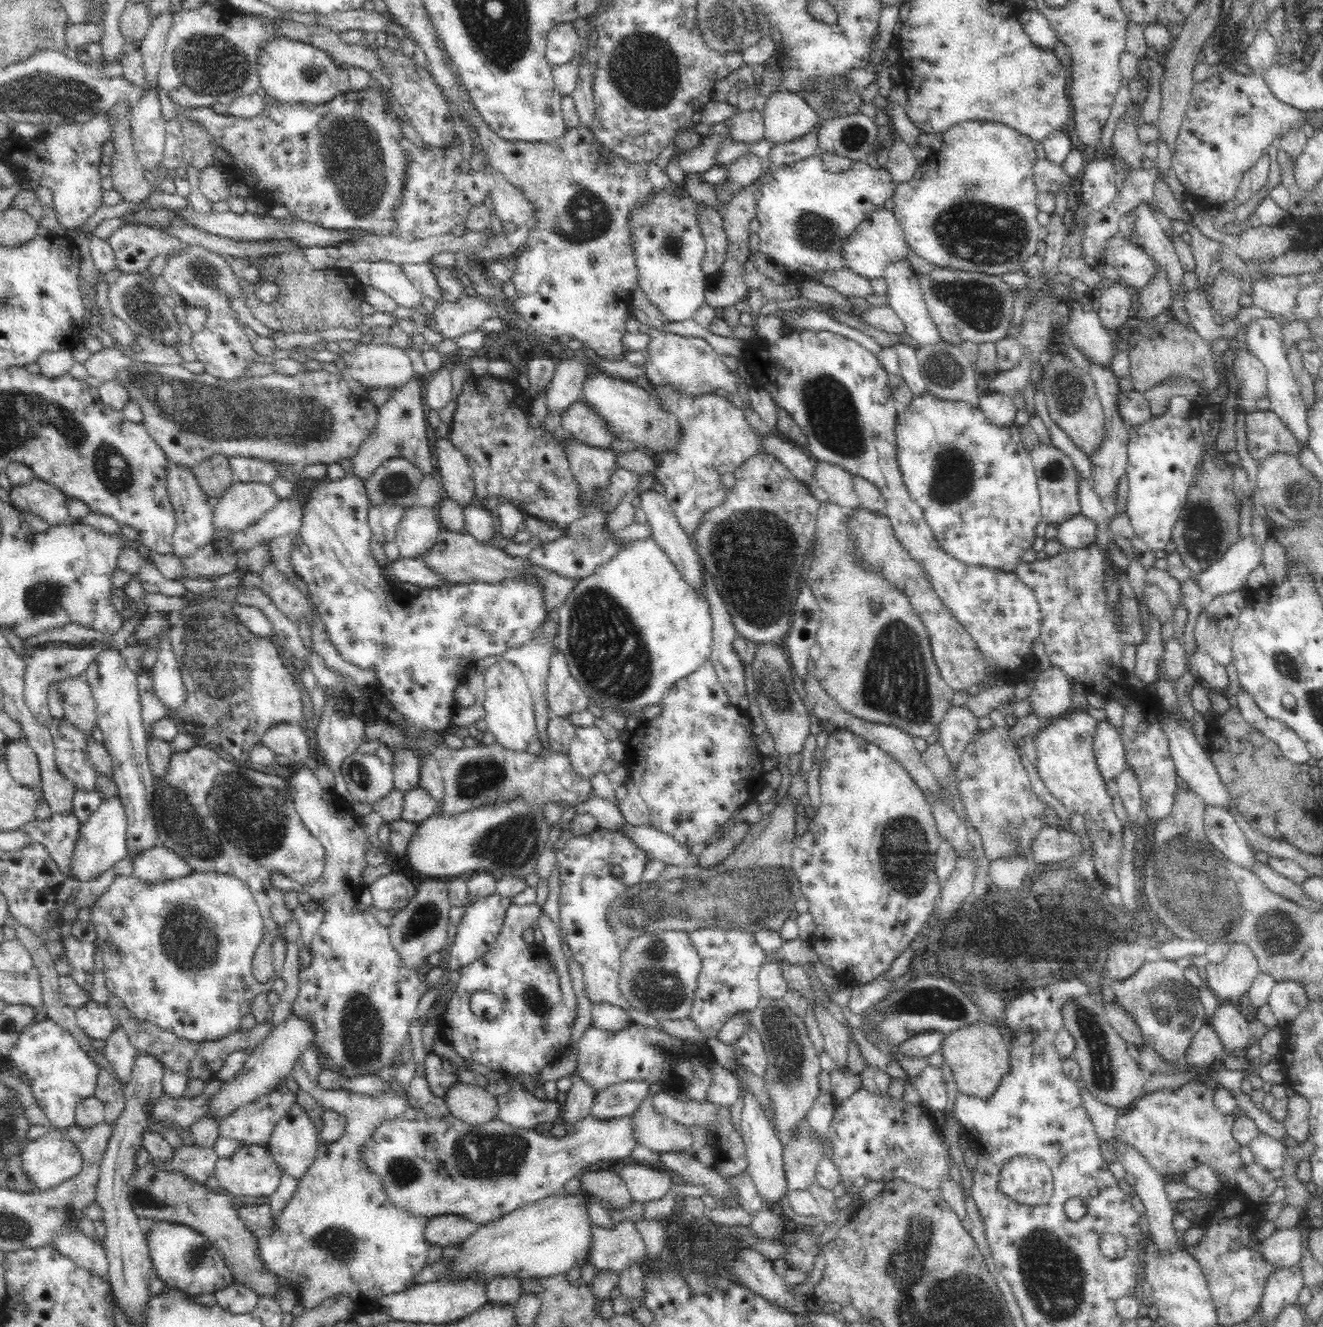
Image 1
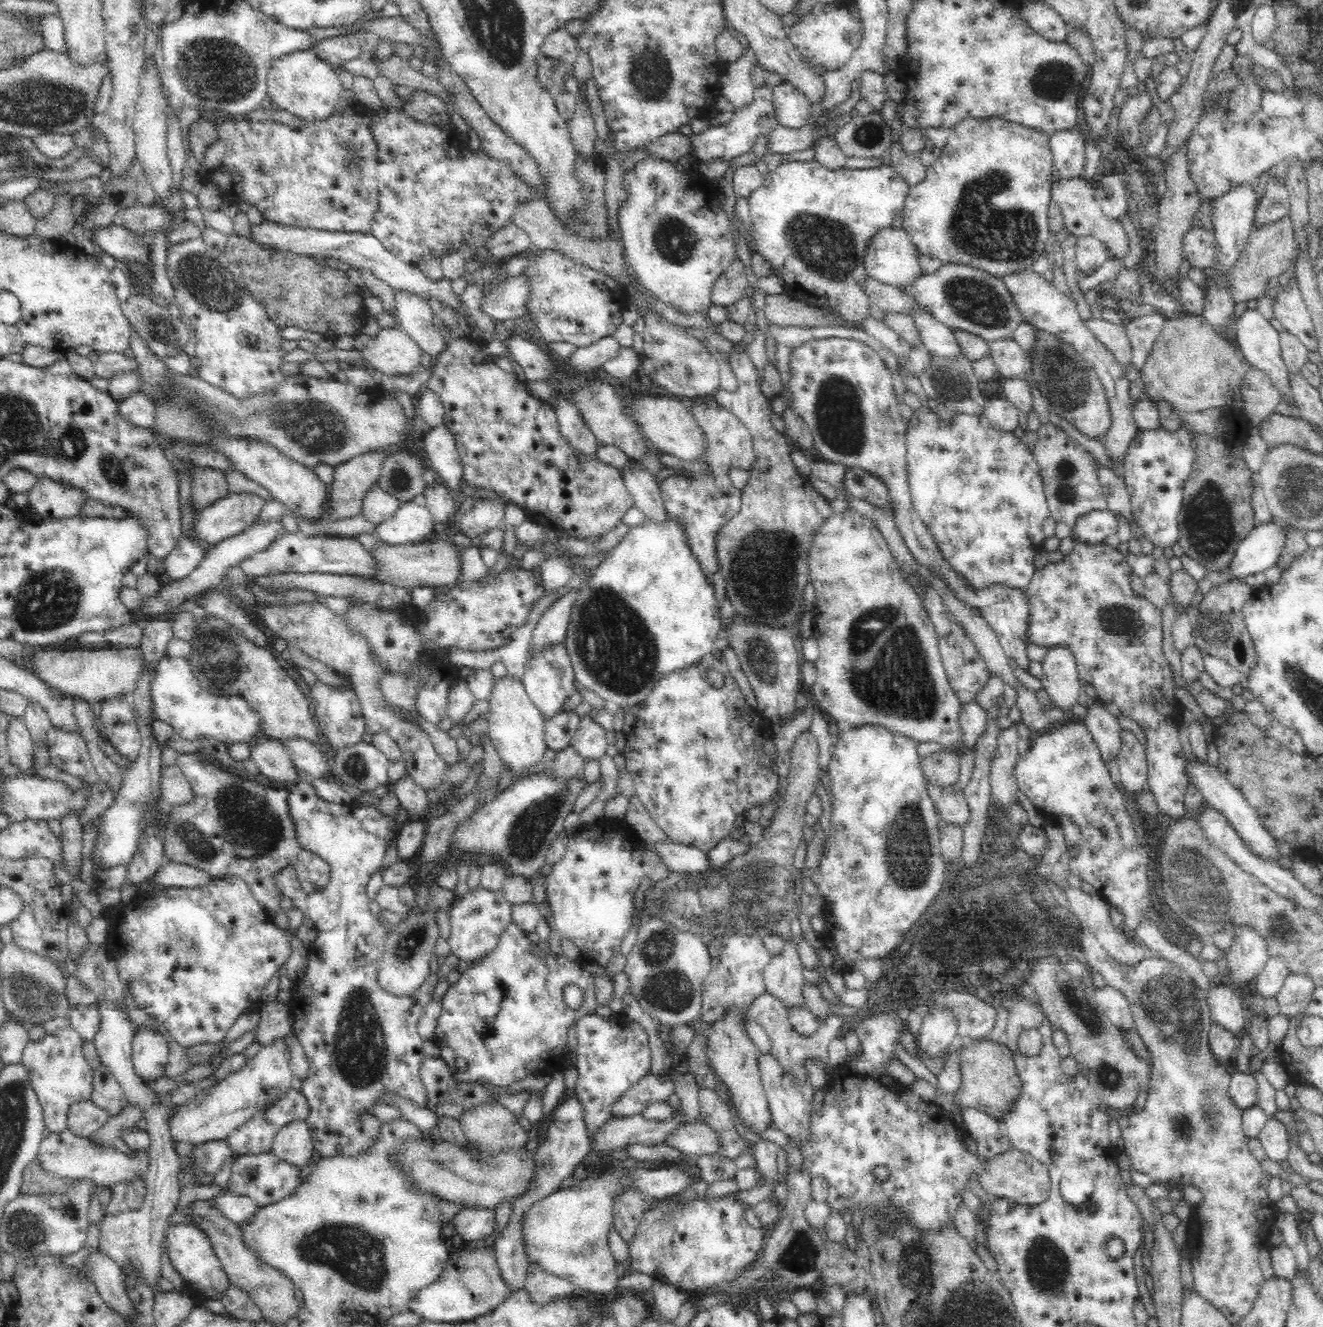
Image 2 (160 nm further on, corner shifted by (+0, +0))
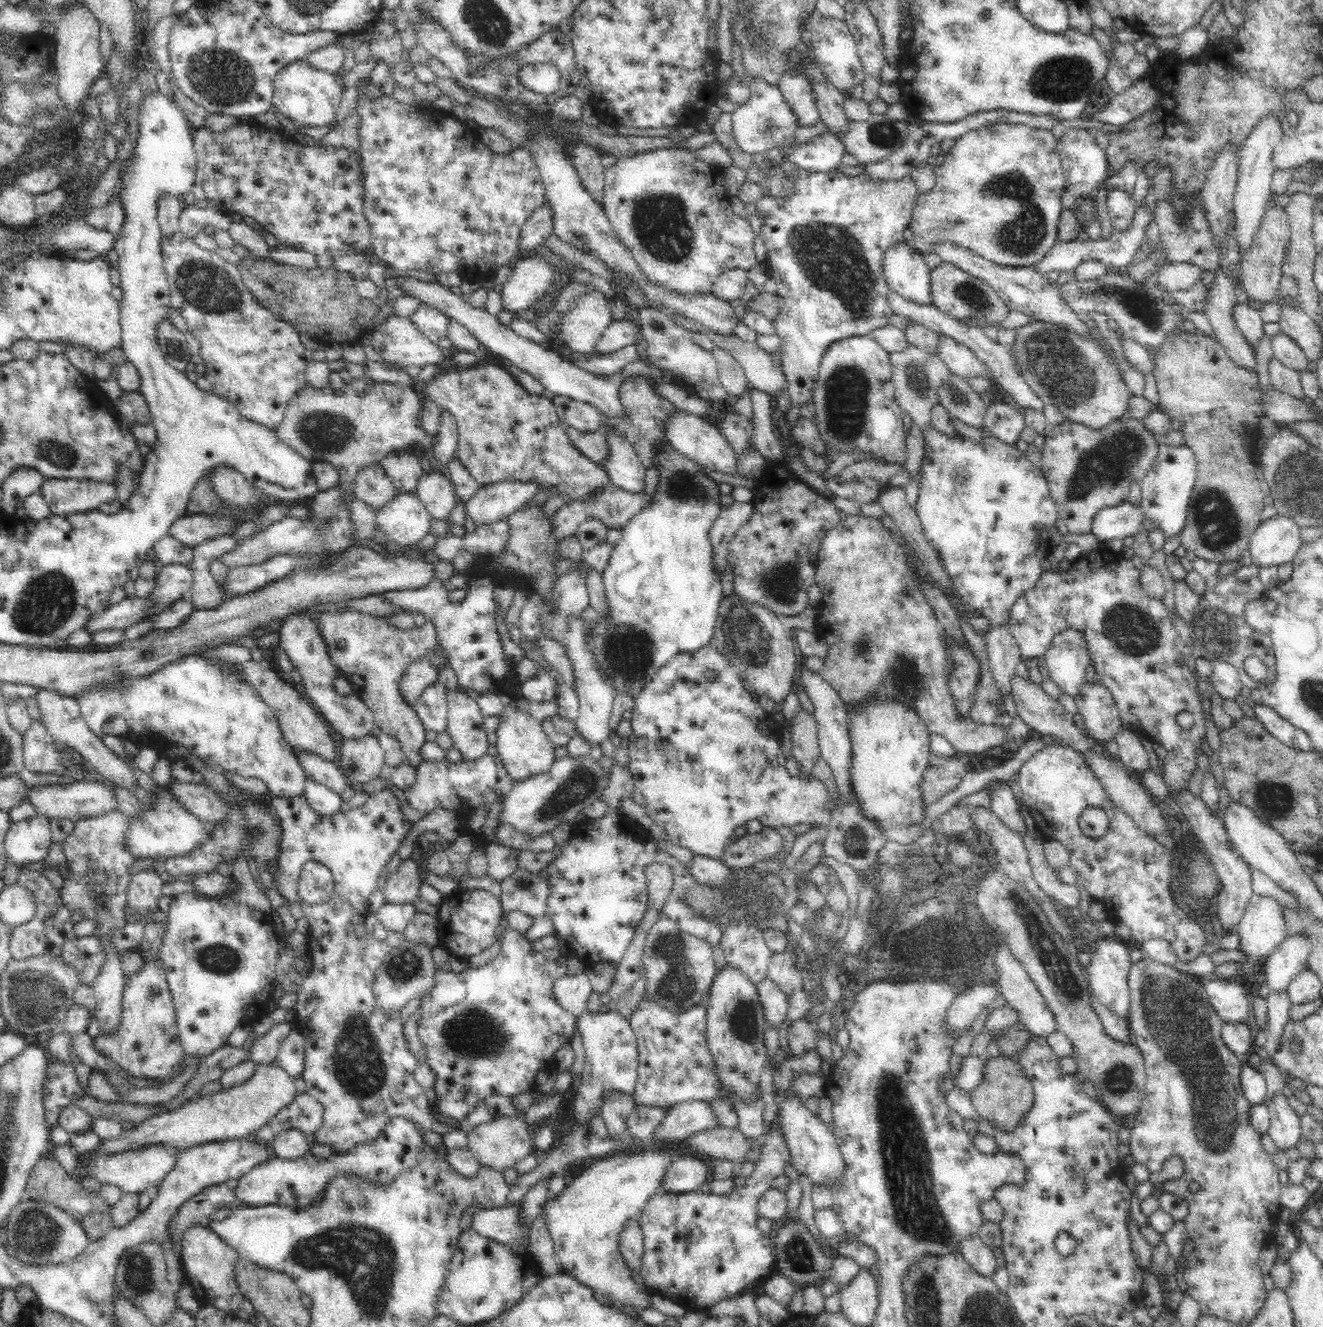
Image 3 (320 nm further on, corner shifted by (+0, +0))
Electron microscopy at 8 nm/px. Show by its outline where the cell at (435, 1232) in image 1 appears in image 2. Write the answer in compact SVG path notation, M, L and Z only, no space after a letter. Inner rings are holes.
M466 1208L458 1211L451 1220L455 1234L463 1241L480 1240L490 1234L494 1213L495 1211L485 1208Z

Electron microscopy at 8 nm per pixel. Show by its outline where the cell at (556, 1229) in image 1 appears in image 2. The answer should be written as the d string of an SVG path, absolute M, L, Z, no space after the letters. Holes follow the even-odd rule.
M608 1170L608 1172L601 1173L599 1178L588 1178L588 1180L580 1179L574 1184L572 1187L568 1187L565 1189L560 1189L556 1191L552 1191L550 1194L547 1194L543 1199L537 1200L533 1202L523 1214L522 1222L520 1223L521 1228L521 1241L523 1244L523 1251L528 1261L529 1265L538 1265L540 1269L543 1270L544 1273L548 1275L553 1275L559 1278L566 1278L570 1280L577 1288L582 1289L584 1291L589 1291L590 1293L604 1295L607 1293L614 1292L616 1290L616 1282L618 1282L618 1273L616 1273L616 1261L612 1255L612 1252L609 1248L608 1243L608 1232L610 1227L612 1226L613 1216L612 1216L612 1197L626 1185L630 1185L626 1182L630 1182L630 1178L626 1181L620 1181L620 1174L622 1172L614 1170Z

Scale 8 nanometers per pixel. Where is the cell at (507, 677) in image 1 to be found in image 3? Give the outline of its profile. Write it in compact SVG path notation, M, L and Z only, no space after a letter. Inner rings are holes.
M515 698L504 704L495 717L497 718L495 728L497 758L507 770L508 776L515 781L521 781L529 776L548 772L551 764L556 760L555 746L548 740L547 734L542 728L542 721L536 720L525 705L521 705L521 702Z

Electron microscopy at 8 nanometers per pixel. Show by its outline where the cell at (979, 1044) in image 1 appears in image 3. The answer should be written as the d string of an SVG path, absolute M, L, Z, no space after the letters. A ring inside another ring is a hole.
M991 1056L981 1062L982 1080L969 1093L970 1100L979 1116L989 1120L994 1127L1009 1131L1014 1128L1024 1113L1033 1105L1034 1090L1016 1058Z

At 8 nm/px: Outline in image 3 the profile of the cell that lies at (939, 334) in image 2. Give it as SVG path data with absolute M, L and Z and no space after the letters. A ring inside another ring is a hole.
M938 333L938 346L936 355L944 365L954 374L969 378L987 376L992 378L992 373L964 344L955 342L950 336Z

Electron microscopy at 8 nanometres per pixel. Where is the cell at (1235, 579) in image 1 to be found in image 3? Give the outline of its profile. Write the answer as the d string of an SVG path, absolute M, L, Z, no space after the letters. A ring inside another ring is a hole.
M1280 515L1261 521L1248 541L1247 563L1260 569L1290 563L1301 547L1299 530L1297 524Z

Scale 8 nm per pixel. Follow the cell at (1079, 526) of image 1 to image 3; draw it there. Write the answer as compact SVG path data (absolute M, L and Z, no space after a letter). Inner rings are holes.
M1128 500L1116 506L1102 508L1091 519L1089 533L1098 543L1133 536L1144 522L1139 505Z

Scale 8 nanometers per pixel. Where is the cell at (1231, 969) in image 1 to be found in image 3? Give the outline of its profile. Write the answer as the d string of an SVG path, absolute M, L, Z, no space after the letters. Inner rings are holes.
M1253 894L1235 930L1237 949L1257 967L1286 939L1281 908L1273 898Z

